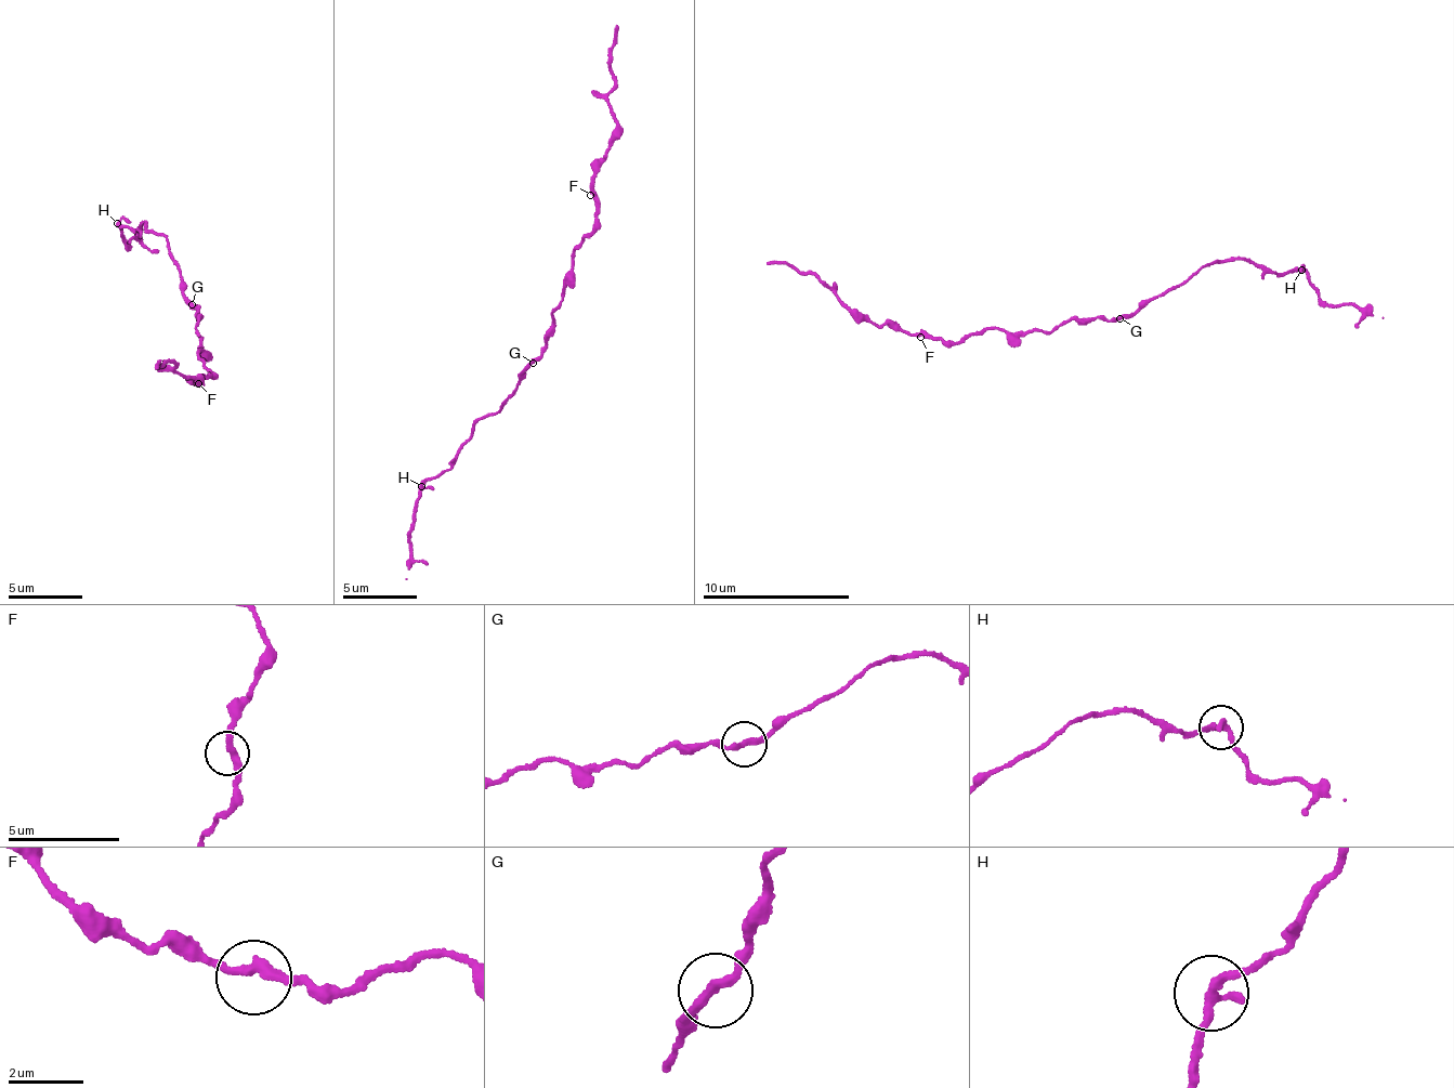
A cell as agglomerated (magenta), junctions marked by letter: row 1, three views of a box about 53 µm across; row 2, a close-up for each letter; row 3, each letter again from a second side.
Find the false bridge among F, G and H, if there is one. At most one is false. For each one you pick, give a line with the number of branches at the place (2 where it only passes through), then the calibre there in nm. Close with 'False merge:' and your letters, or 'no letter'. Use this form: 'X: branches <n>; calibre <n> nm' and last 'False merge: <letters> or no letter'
False merge: no letter

